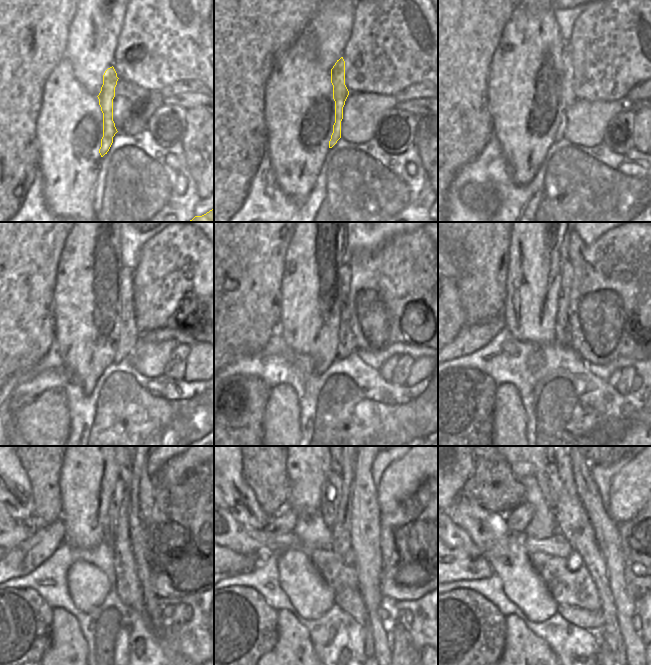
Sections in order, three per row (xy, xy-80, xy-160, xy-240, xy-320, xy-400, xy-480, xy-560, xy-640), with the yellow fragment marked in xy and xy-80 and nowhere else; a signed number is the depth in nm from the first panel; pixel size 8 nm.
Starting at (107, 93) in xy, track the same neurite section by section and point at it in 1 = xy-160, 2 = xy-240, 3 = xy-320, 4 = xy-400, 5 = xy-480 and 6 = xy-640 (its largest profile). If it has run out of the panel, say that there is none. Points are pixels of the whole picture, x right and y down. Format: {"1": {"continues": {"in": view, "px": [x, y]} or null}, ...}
{"1": {"continues": {"in": "xy-160", "px": [568, 98]}}, "2": {"continues": {"in": "xy-240", "px": [128, 335]}}, "3": {"continues": {"in": "xy-320", "px": [346, 344]}}, "4": {"continues": {"in": "xy-400", "px": [562, 328]}}, "5": {"continues": {"in": "xy-480", "px": [119, 490]}}, "6": {"continues": {"in": "xy-640", "px": [547, 478]}}}

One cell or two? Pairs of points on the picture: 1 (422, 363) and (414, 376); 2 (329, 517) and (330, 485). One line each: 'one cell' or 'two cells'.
1: one cell
2: one cell

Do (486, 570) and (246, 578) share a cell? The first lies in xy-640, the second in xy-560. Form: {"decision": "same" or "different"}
{"decision": "different"}

